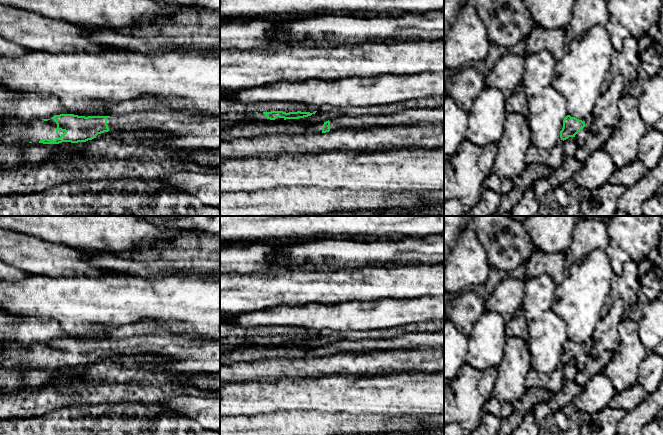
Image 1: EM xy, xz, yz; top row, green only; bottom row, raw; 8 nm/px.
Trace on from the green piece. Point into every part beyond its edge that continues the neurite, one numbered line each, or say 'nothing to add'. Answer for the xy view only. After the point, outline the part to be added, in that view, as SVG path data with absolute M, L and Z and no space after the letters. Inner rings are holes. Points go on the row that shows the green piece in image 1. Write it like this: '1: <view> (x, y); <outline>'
1: xy (12, 130); M16 117L0 119L0 141L6 144L38 144L41 139L55 140L57 124L53 119L24 122Z
2: xy (190, 132); M153 112L107 118L107 125L109 130L114 133L154 131L166 135L166 139L163 141L145 141L144 146L150 148L168 146L185 150L220 149L220 117L188 115L183 112L168 112L166 114Z

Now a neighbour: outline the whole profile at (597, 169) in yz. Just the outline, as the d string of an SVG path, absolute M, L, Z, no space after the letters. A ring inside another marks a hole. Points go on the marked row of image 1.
M599 148L582 163L572 179L583 189L598 189L609 182L616 169L611 156Z

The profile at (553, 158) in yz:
M560 140L551 149L543 149L533 145L529 145L526 154L526 162L528 165L538 163L550 167L552 170L557 169L563 163L564 141Z

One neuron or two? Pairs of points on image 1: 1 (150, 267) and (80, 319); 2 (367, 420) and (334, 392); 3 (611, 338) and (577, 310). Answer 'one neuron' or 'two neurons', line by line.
1: two neurons
2: two neurons
3: two neurons

